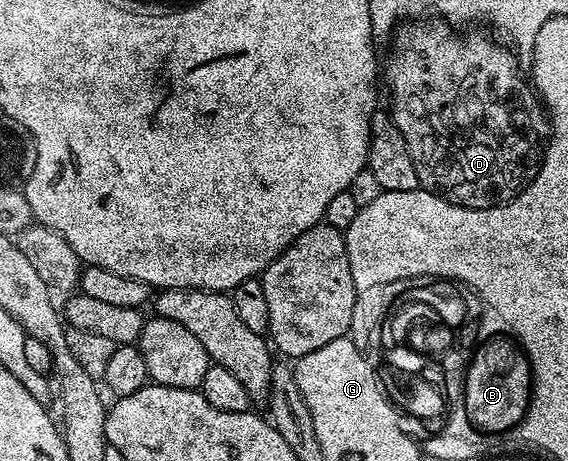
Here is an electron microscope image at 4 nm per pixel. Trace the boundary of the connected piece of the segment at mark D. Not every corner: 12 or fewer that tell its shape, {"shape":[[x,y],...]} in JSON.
{"shape":[[443,20],[390,39],[424,190],[502,206],[548,115],[516,51]]}

